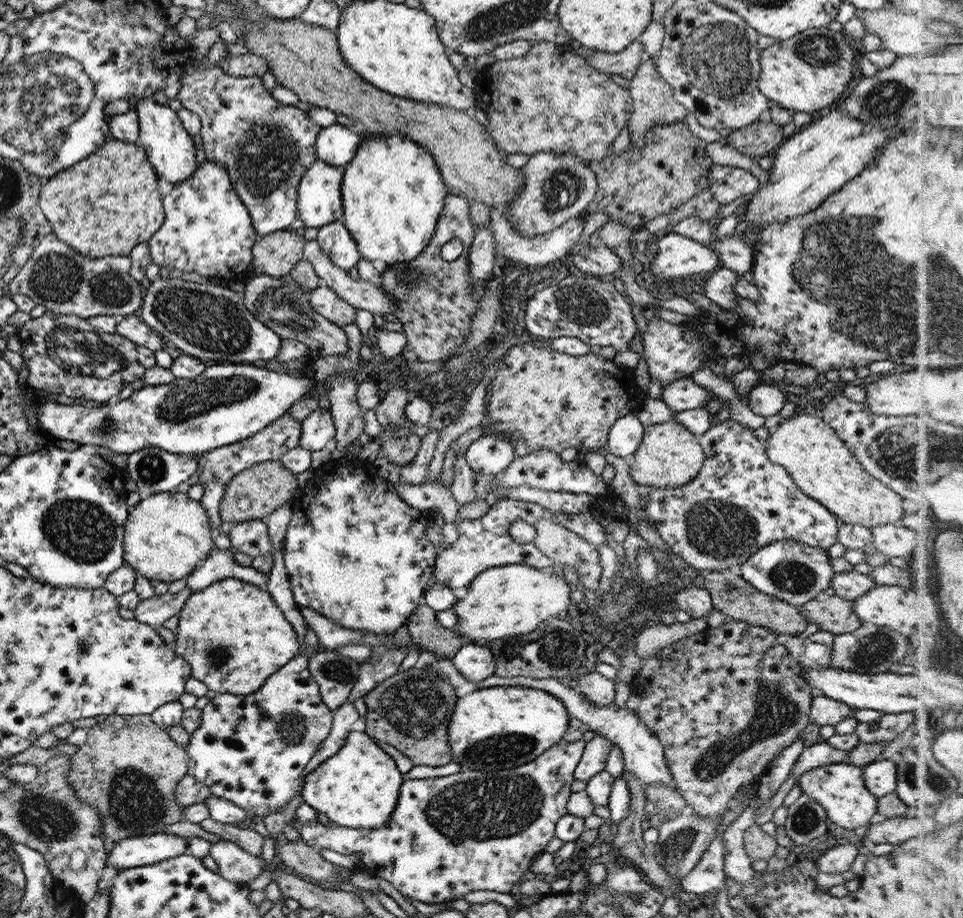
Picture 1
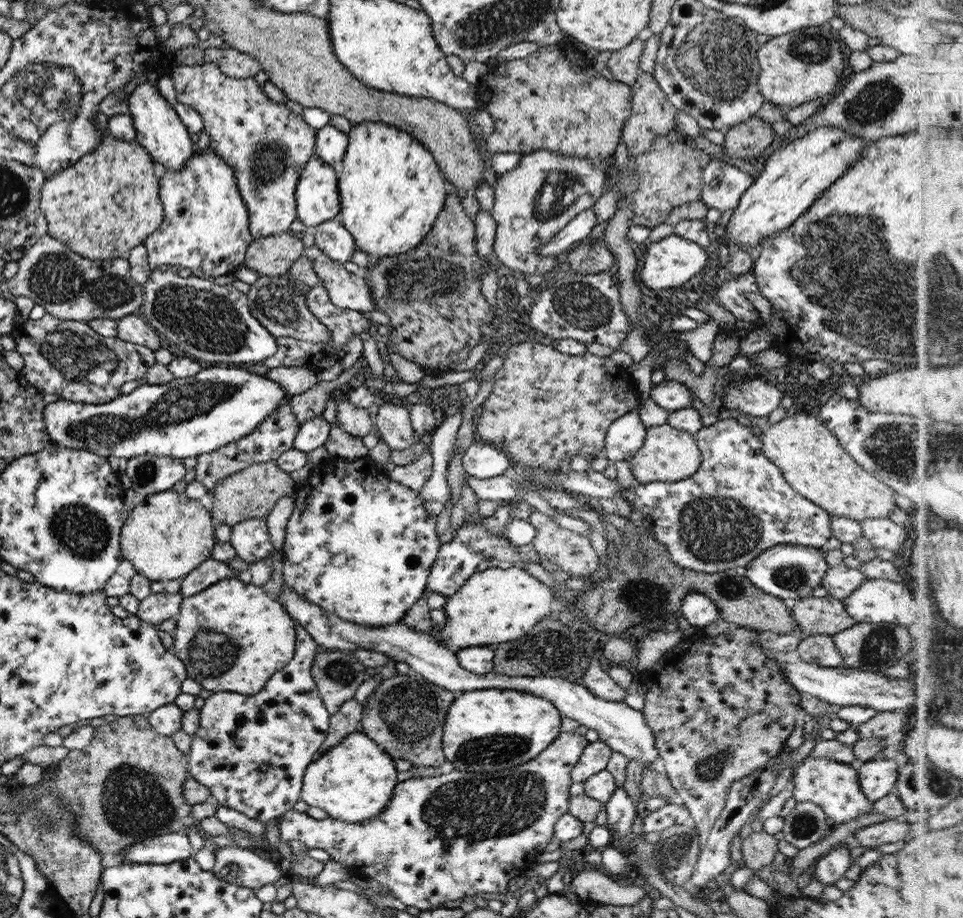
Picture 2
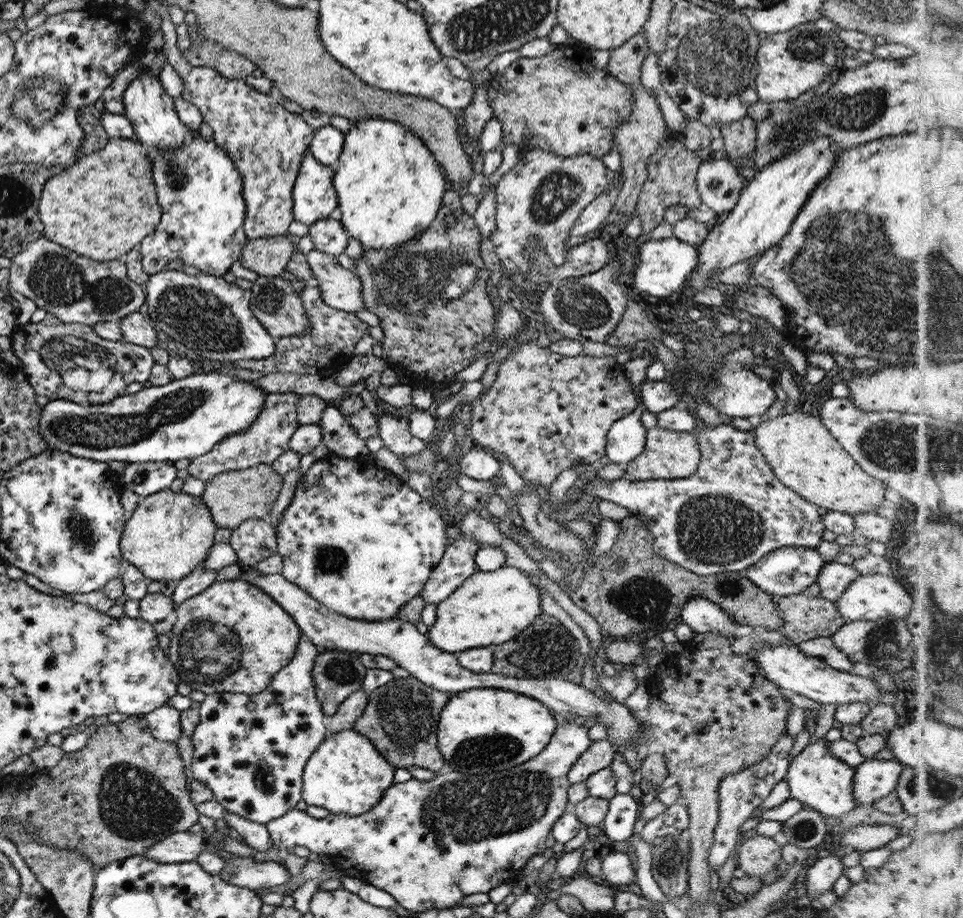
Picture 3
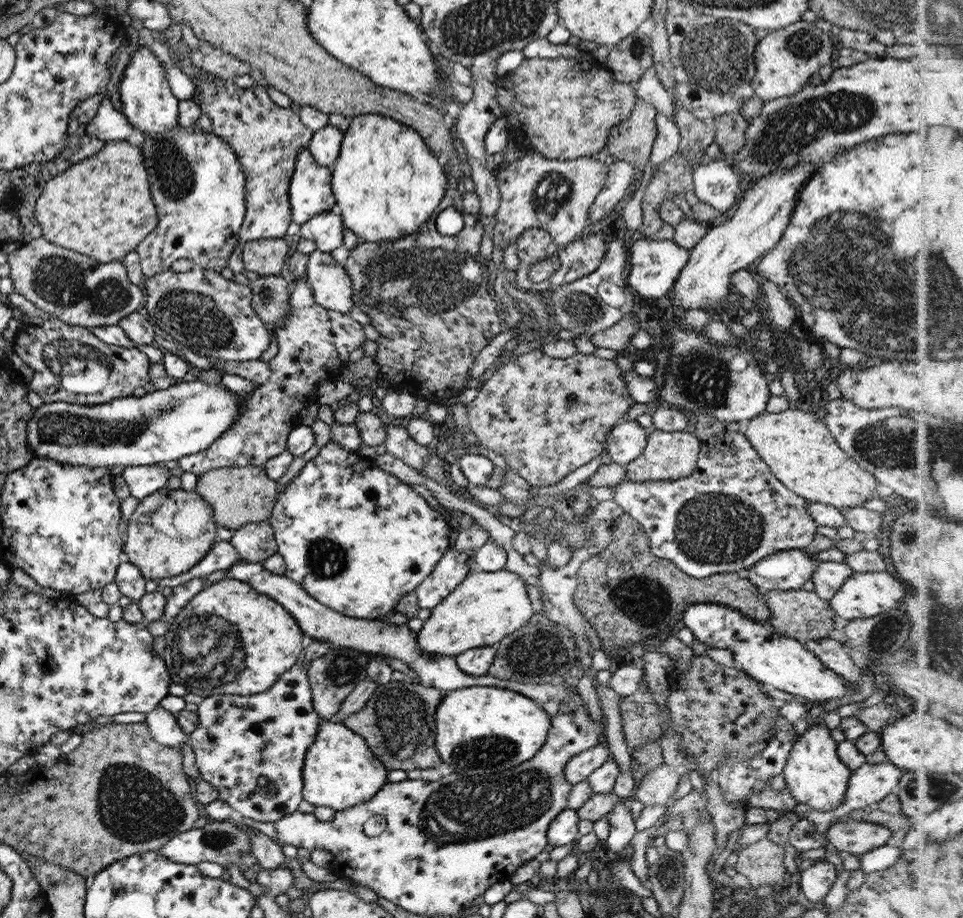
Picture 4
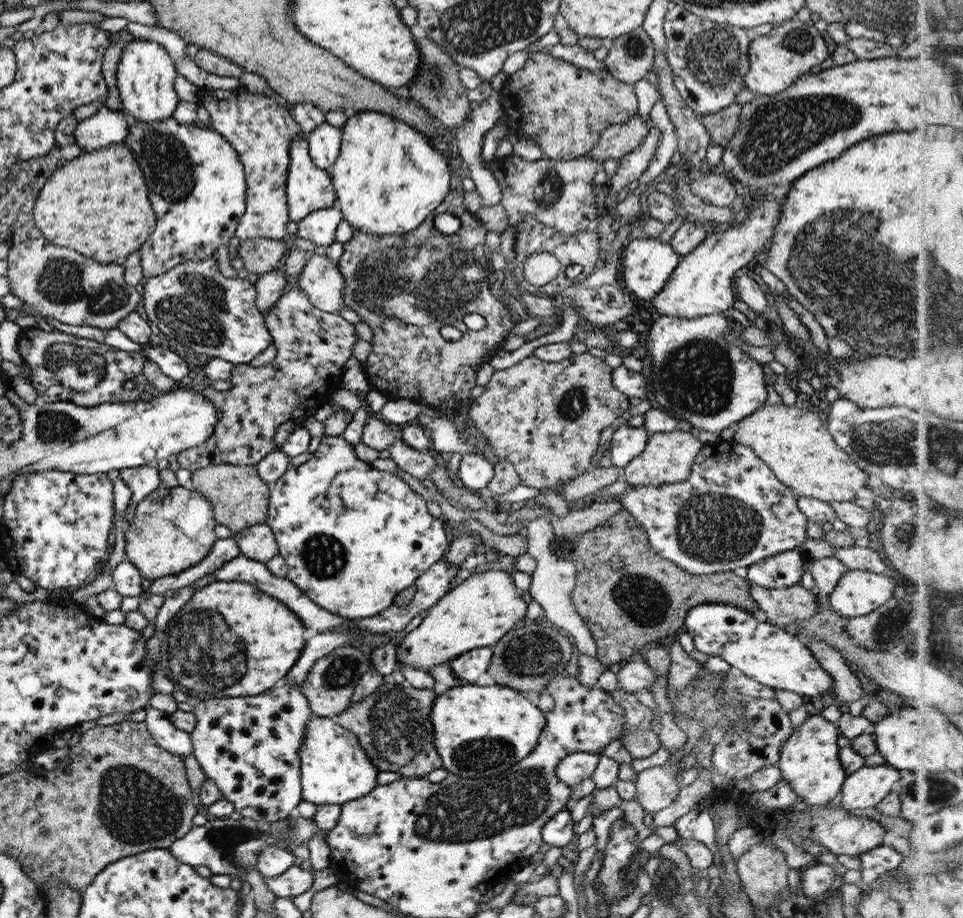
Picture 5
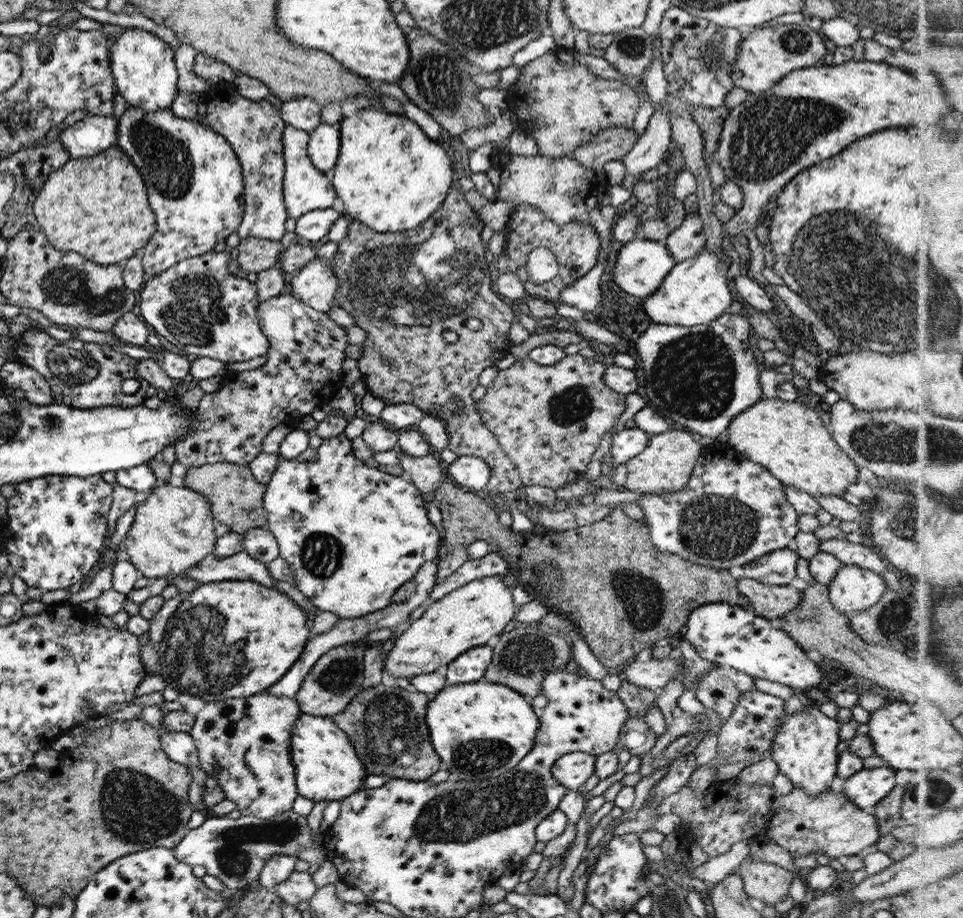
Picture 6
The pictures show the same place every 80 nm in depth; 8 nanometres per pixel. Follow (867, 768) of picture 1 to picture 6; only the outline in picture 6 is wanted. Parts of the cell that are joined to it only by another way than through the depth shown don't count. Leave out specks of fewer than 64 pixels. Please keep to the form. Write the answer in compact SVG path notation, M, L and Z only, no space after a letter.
M891 767L862 768L847 778L841 792L860 809L873 808L895 785L901 775Z

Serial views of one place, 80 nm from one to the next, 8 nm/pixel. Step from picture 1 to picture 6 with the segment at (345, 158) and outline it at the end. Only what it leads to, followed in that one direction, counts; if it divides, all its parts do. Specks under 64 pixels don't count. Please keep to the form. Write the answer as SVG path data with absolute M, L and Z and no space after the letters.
M319 123L308 132L307 155L311 164L324 174L329 173L338 158L339 131L337 125Z

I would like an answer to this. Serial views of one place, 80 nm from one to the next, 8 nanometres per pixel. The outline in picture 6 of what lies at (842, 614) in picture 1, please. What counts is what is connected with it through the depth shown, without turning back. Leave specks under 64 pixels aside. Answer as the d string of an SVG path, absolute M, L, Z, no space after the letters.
M744 577L736 580L736 587L748 600L751 611L773 623L800 601L800 591L788 585L766 585Z

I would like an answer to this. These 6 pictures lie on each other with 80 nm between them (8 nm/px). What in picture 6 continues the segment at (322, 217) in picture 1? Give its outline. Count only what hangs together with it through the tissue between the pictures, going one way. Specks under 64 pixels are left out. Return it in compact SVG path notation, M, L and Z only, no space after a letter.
M285 125L281 133L283 145L284 171L282 176L282 197L287 218L299 218L310 210L329 208L336 199L334 188L331 186L328 173L319 172L309 161L306 143L308 133L298 128Z

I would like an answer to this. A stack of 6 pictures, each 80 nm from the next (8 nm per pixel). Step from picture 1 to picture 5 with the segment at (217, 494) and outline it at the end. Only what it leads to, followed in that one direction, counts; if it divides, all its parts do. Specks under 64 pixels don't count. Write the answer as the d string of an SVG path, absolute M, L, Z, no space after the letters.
M297 286L277 299L272 307L264 312L262 319L275 346L274 358L260 367L253 367L248 363L235 364L228 378L230 387L225 392L217 392L208 386L202 389L202 396L216 408L218 419L213 432L210 432L204 443L193 445L176 454L179 468L194 471L212 464L254 465L265 454L279 450L272 441L275 428L279 424L301 418L303 414L310 414L315 406L328 402L341 386L344 364L351 357L351 346L357 340L353 324L343 320L336 313L315 308Z

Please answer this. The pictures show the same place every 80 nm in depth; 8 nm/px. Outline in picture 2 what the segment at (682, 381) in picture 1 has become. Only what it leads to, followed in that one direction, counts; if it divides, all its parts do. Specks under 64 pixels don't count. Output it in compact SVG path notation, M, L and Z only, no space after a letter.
M666 379L653 386L651 385L650 391L648 392L648 397L659 408L668 411L691 407L690 404L693 396L683 383Z

